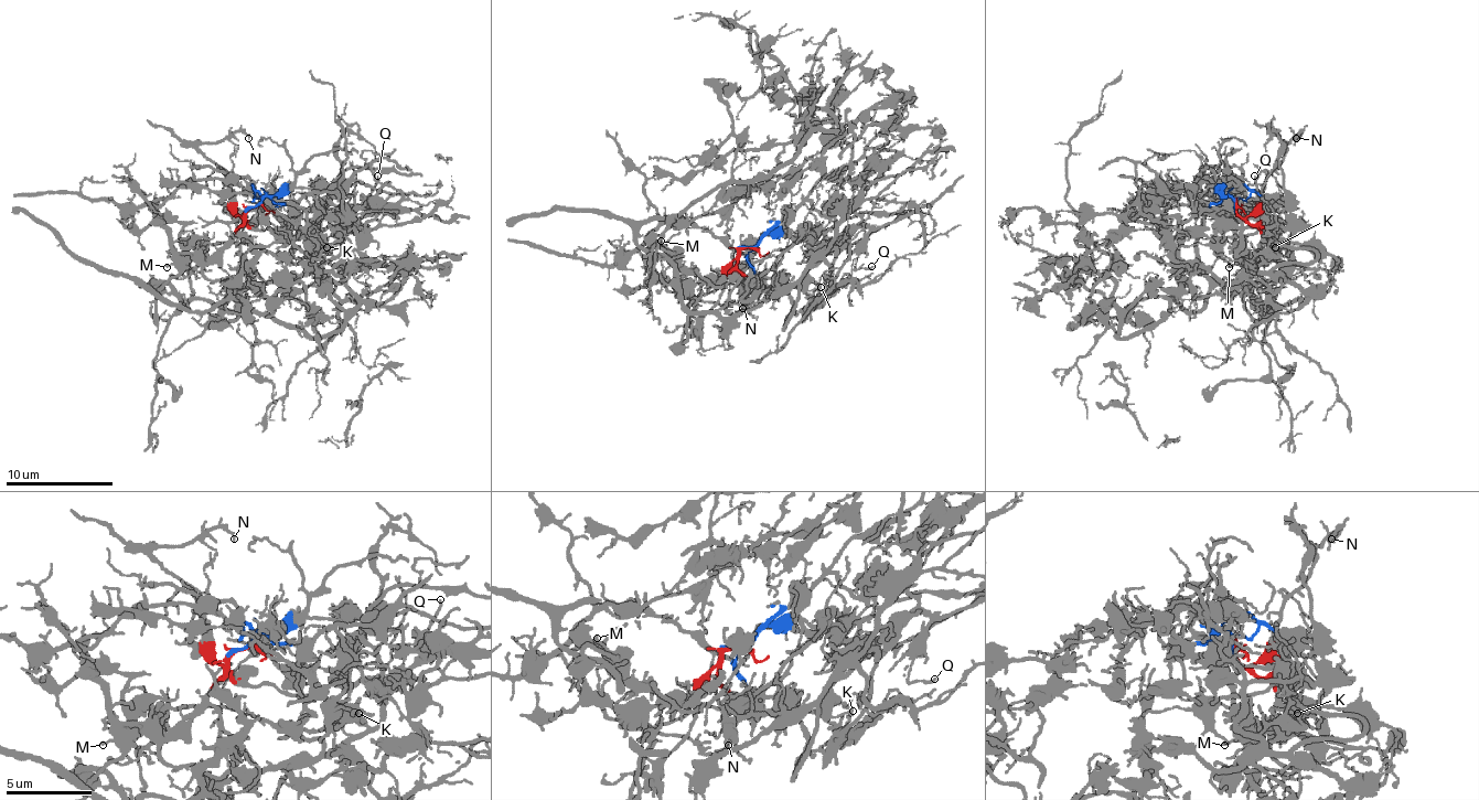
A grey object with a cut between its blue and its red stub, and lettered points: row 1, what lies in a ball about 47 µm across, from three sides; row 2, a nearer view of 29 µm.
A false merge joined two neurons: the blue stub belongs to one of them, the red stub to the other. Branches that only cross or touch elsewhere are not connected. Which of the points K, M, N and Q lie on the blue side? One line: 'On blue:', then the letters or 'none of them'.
On blue: Q

